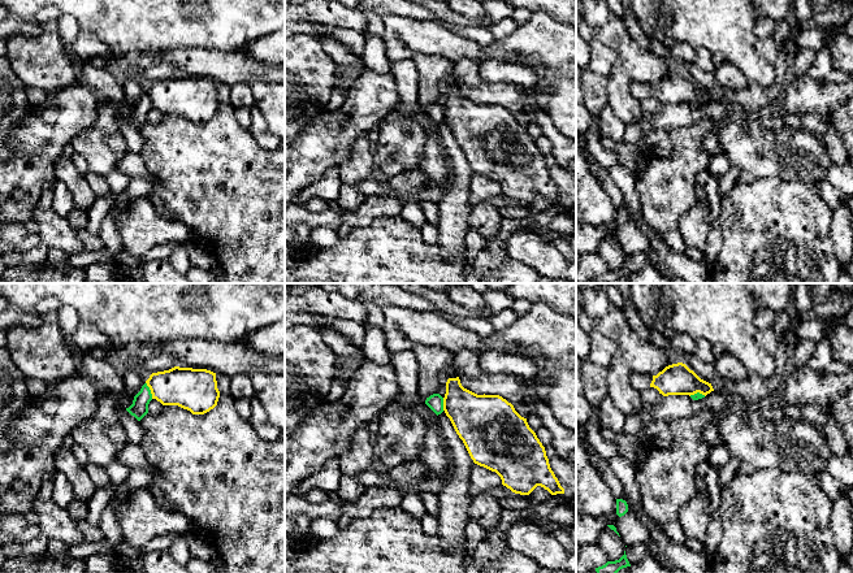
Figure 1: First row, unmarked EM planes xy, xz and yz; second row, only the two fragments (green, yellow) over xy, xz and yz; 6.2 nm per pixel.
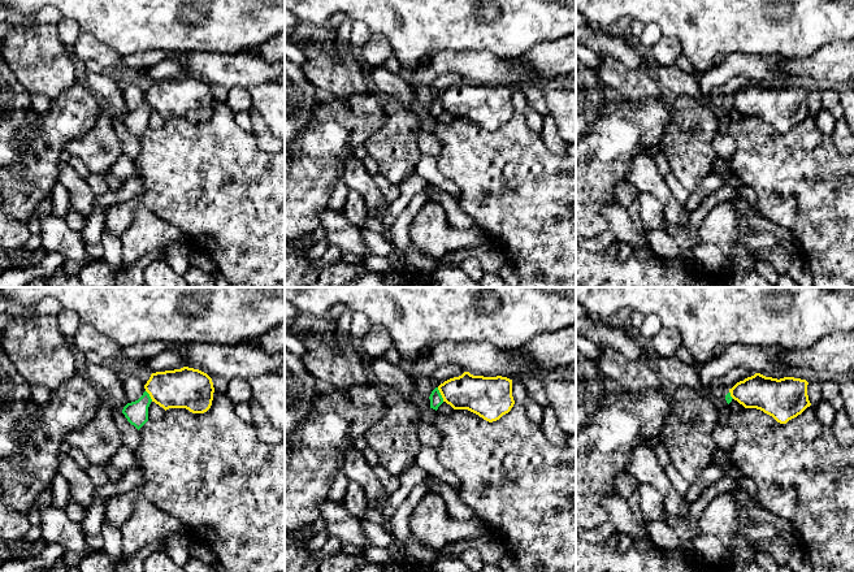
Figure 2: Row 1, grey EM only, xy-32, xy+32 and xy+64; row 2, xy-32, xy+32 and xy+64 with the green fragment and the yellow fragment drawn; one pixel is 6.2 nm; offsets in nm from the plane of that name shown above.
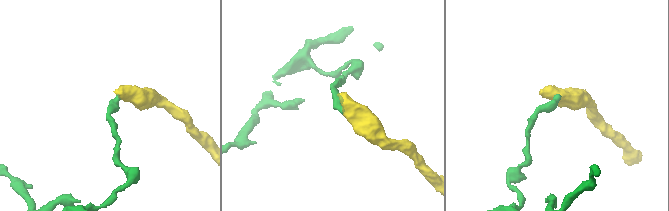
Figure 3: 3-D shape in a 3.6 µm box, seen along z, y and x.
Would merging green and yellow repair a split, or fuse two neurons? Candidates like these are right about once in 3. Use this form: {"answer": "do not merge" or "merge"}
{"answer": "do not merge"}

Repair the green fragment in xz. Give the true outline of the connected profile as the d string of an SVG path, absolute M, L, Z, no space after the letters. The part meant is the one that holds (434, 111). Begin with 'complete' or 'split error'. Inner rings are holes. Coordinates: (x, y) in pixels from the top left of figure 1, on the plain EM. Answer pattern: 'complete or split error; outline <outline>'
complete; outline M433 103L426 107L425 113L438 125L443 121L443 107L440 103Z

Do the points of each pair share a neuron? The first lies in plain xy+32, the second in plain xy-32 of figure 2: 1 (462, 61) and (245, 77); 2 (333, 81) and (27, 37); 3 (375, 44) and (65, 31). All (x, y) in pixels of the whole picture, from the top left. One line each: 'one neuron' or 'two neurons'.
1: one neuron
2: one neuron
3: two neurons

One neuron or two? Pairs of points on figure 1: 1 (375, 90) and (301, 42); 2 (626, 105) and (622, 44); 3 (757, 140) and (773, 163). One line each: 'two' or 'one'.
1: two
2: one
3: one

